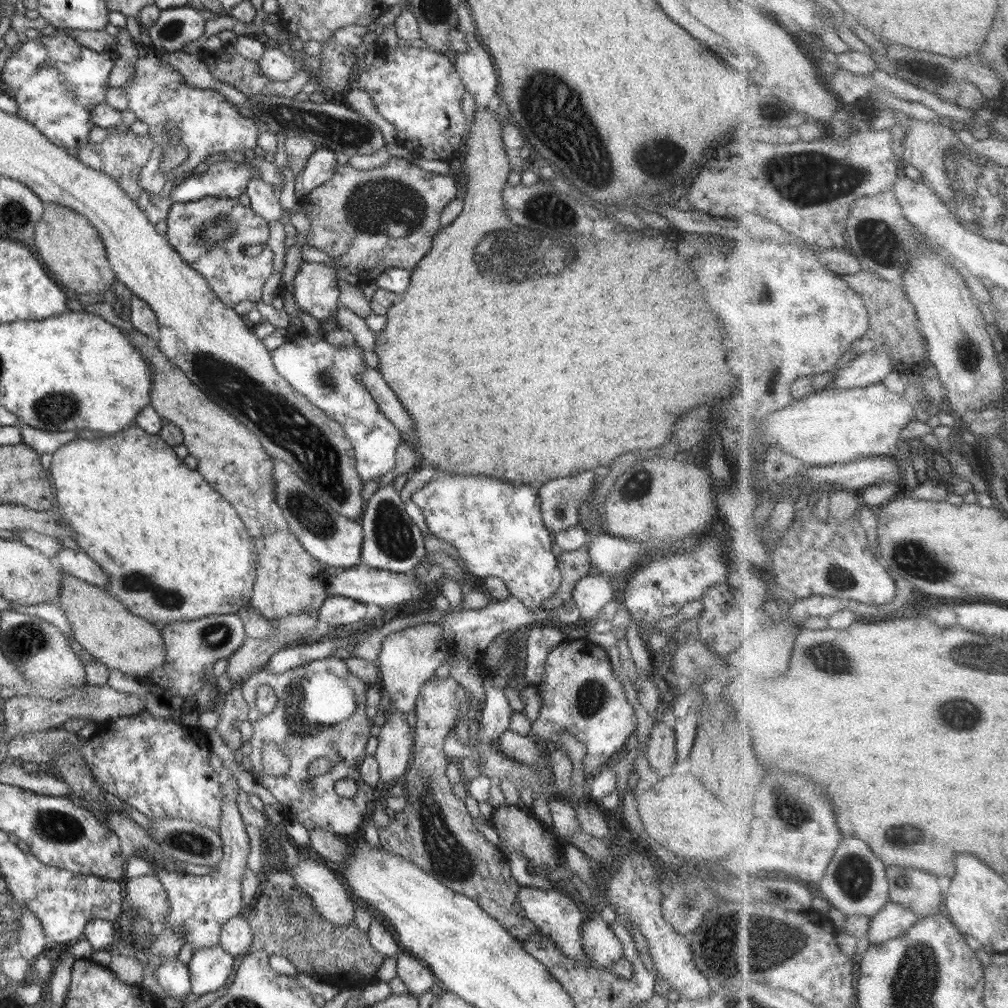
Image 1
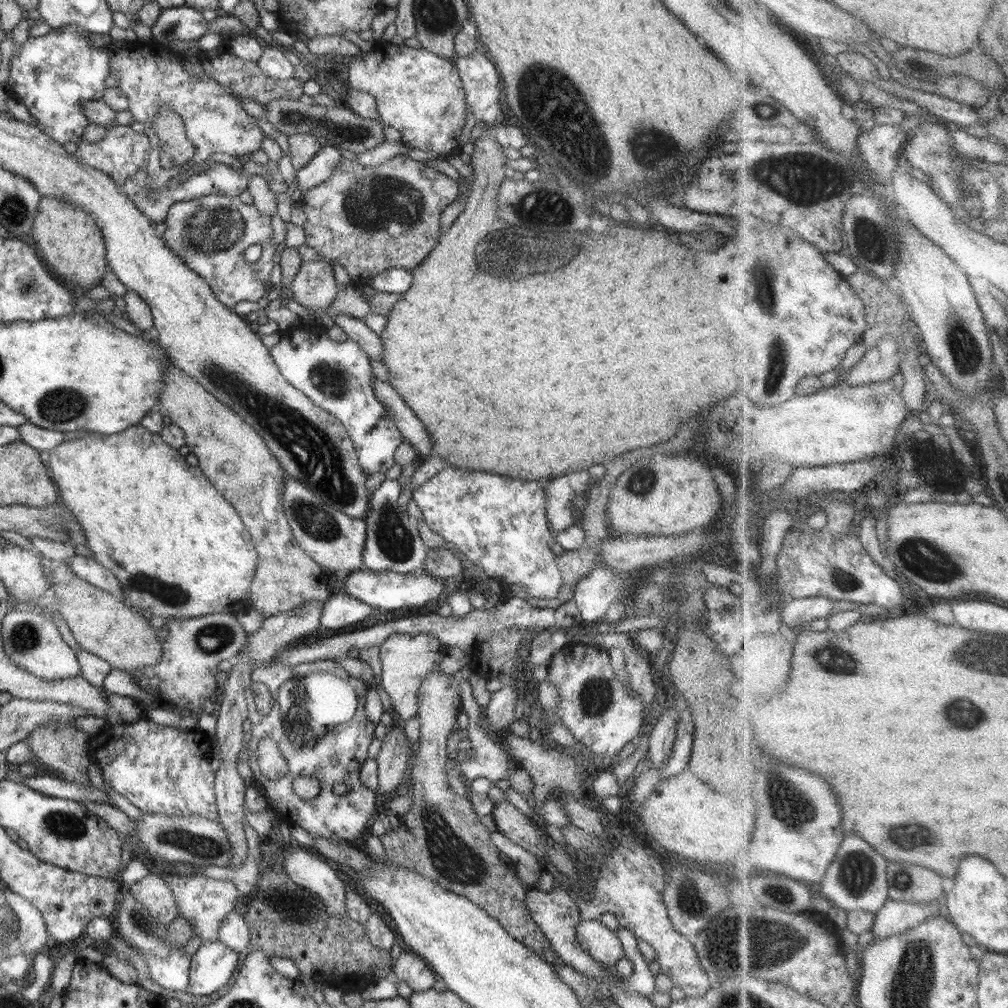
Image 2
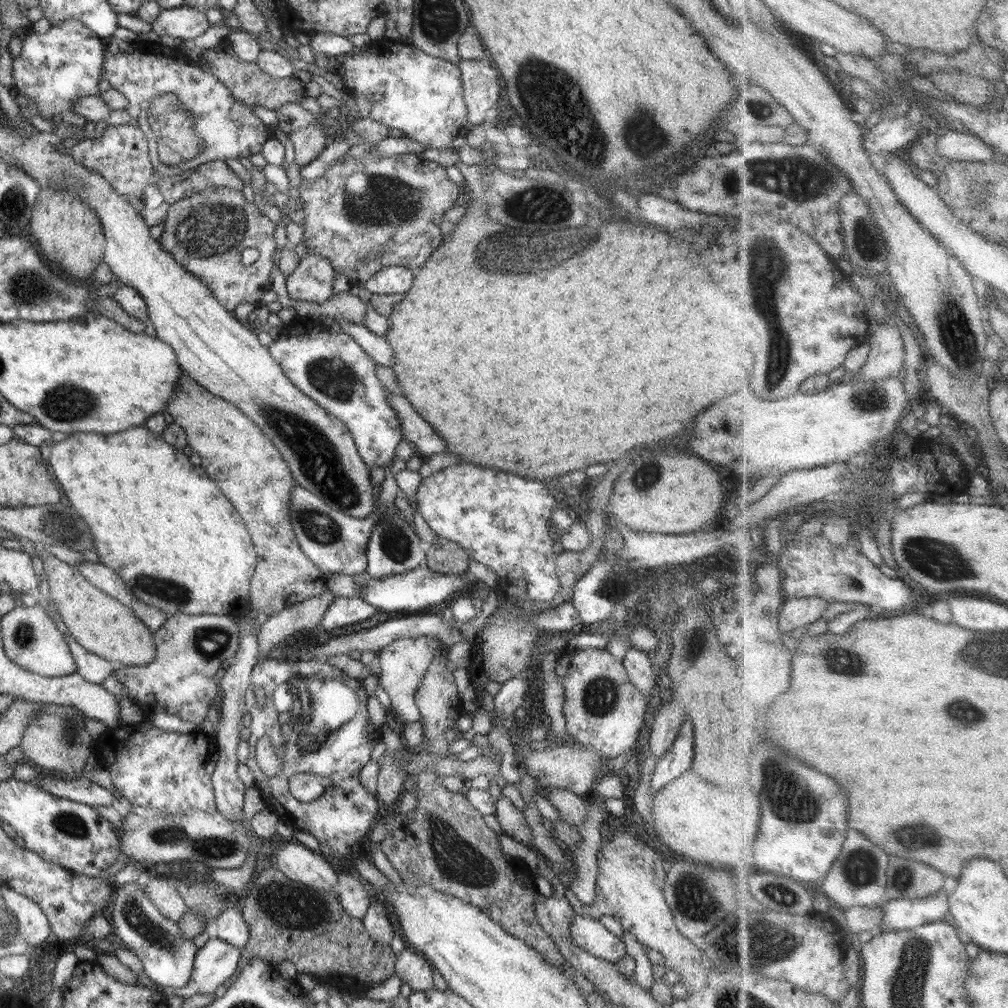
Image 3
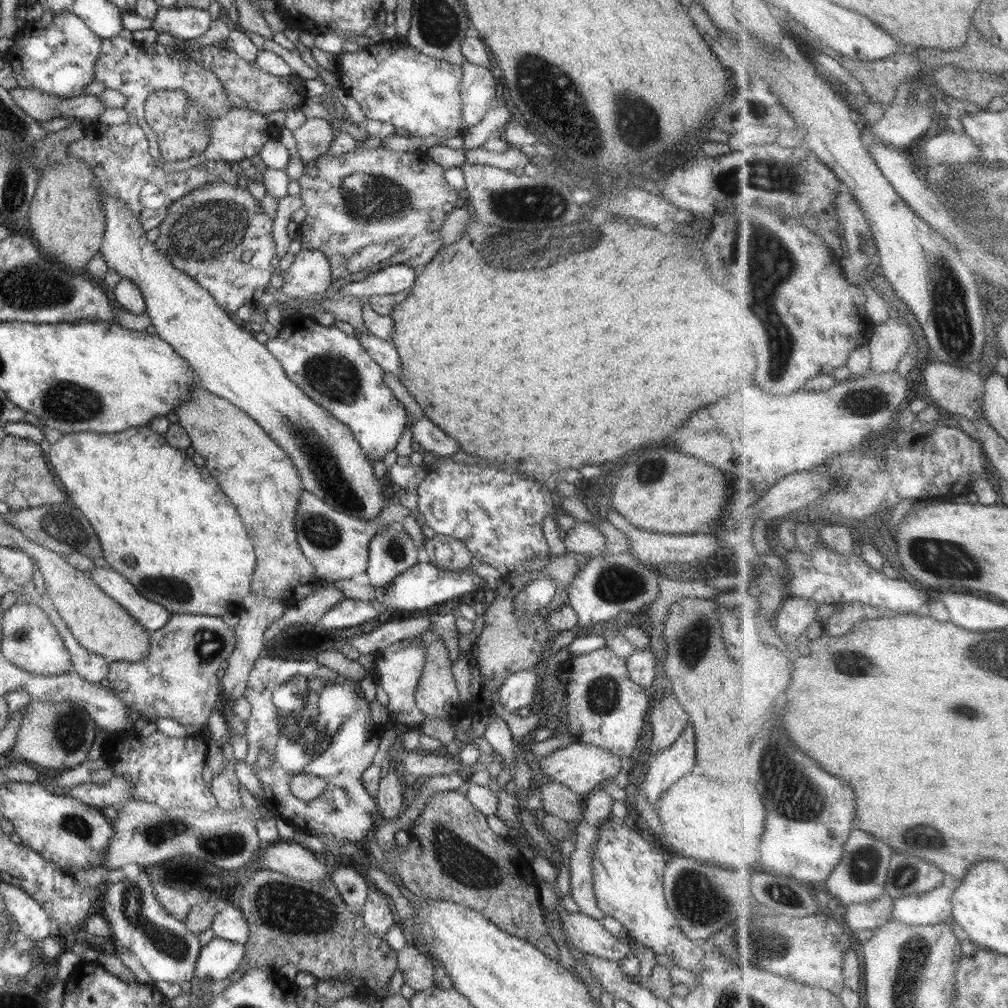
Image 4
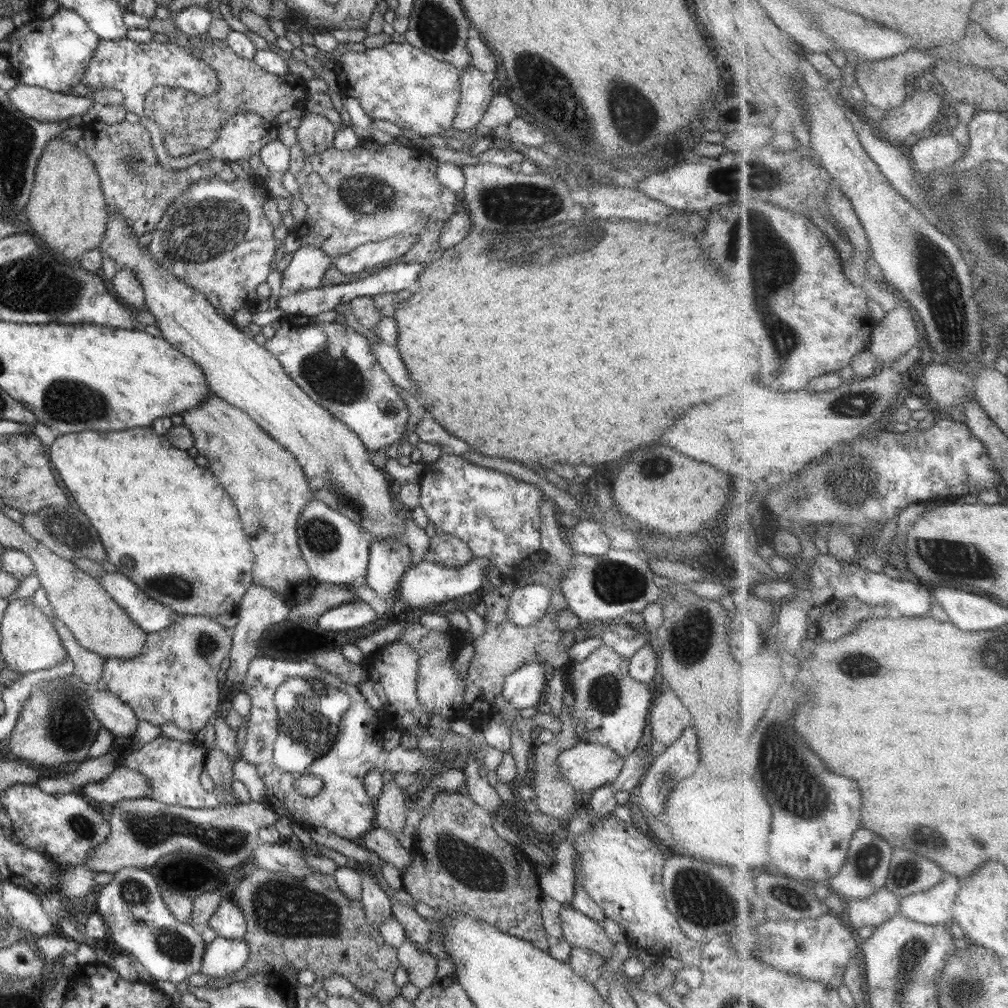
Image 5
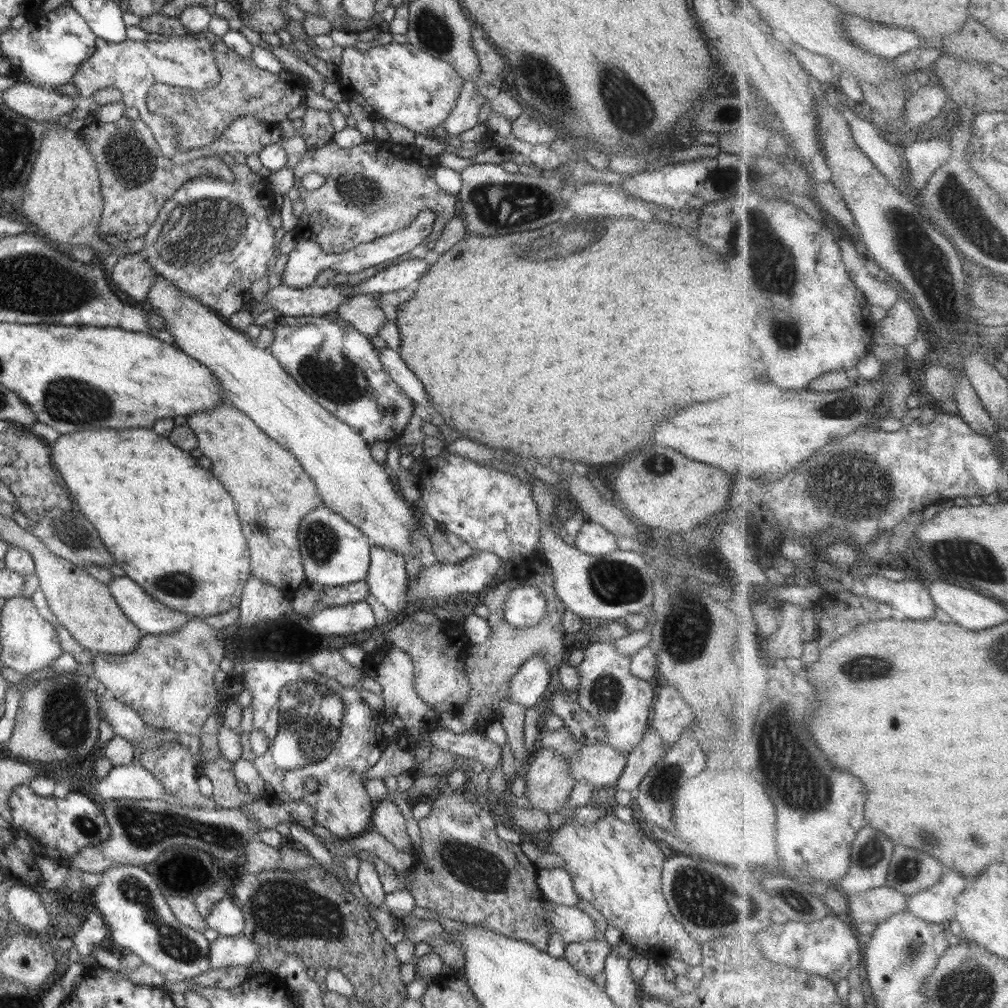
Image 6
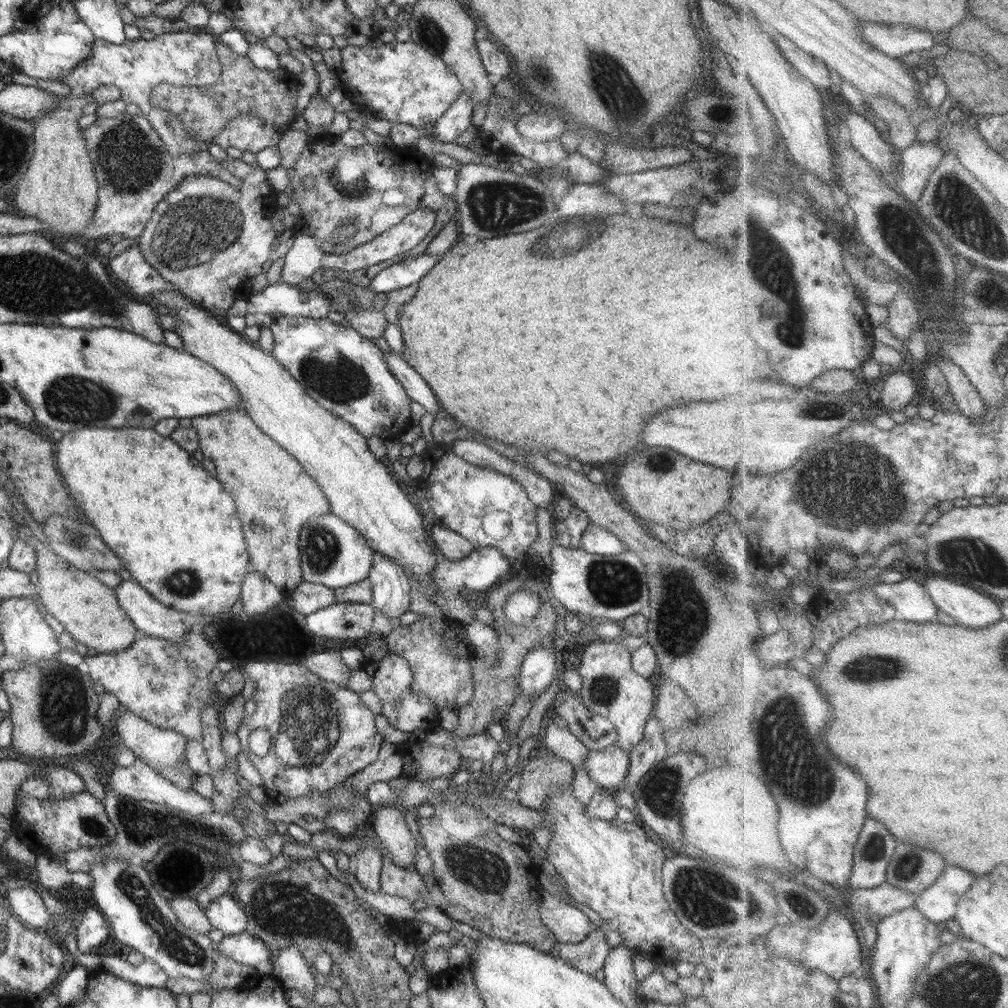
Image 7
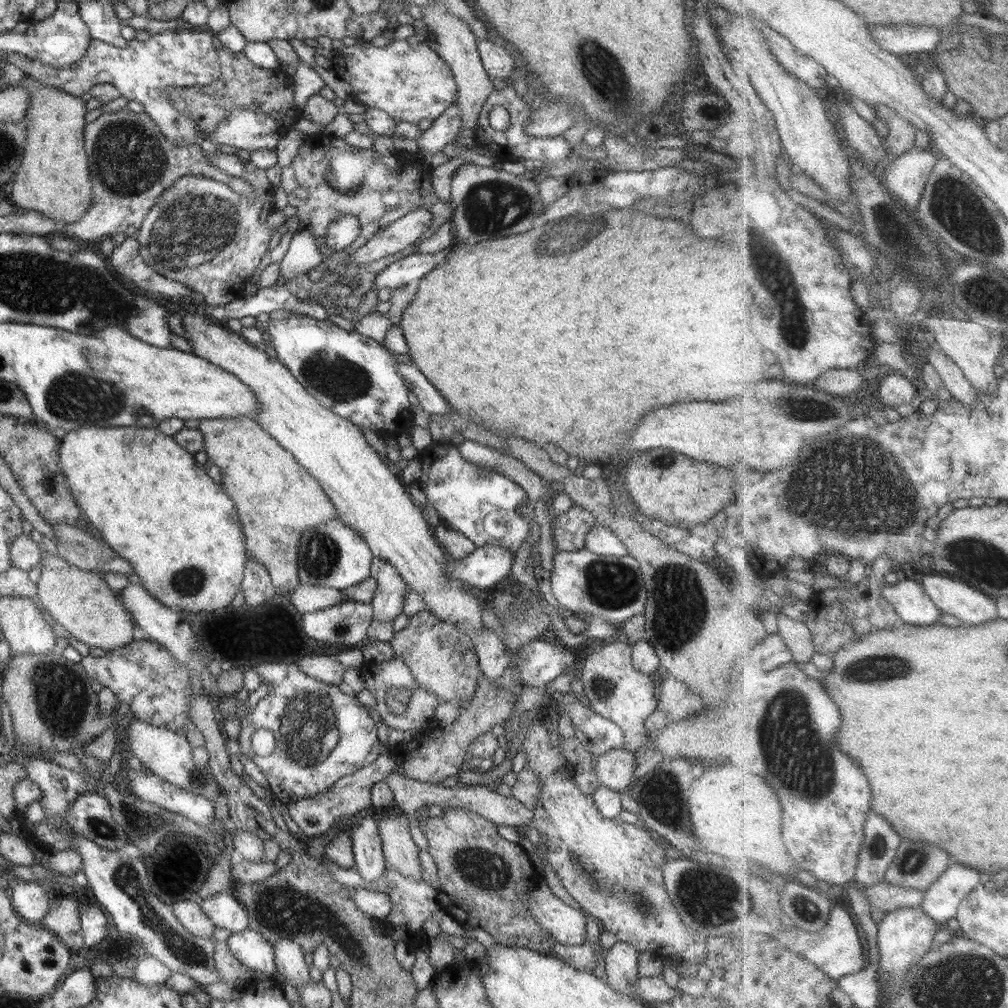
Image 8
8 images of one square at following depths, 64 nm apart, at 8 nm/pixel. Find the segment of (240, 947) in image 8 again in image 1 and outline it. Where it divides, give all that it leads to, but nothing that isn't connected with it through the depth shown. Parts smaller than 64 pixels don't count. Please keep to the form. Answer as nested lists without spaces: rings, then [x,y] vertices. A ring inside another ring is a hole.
[[[220,946],[195,951],[187,964],[191,991],[201,996],[222,988],[232,972],[234,959]]]

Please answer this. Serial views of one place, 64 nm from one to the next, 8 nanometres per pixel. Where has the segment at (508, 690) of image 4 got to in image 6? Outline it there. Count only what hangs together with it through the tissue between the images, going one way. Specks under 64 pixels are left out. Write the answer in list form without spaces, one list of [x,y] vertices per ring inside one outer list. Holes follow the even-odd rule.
[[[543,654],[531,656],[509,682],[509,700],[521,704],[524,708],[534,707],[545,696],[550,684],[552,666],[547,663]]]

